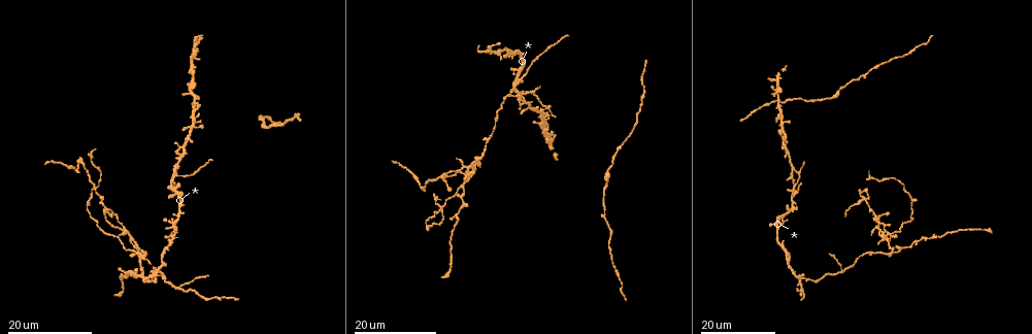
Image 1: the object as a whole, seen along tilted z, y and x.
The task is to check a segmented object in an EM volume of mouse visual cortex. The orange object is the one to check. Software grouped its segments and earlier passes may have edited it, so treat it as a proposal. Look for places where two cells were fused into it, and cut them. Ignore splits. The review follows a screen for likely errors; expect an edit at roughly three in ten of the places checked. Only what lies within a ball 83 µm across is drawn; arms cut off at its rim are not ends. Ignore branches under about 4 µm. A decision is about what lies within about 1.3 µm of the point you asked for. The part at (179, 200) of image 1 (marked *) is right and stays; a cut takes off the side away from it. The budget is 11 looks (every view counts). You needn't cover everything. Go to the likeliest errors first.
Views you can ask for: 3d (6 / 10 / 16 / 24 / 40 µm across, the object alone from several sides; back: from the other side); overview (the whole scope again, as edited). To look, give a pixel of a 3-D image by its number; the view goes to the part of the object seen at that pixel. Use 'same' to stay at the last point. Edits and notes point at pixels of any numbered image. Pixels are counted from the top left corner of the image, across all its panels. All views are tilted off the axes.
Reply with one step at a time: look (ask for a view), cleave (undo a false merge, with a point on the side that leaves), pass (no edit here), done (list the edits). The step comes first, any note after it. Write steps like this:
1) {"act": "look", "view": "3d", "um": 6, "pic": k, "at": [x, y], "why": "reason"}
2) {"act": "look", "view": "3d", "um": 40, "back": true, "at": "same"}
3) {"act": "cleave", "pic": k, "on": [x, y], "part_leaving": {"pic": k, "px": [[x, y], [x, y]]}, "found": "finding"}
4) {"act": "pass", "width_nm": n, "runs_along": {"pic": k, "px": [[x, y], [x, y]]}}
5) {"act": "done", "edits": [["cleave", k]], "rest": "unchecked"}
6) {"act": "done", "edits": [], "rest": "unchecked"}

{"act": "look", "view": "3d", "um": 24, "pic": 1, "at": [511, 94], "why": "arms part here"}

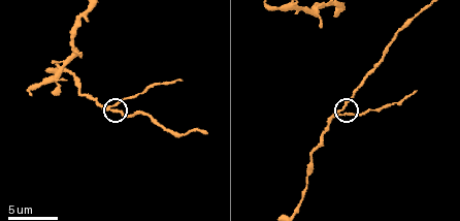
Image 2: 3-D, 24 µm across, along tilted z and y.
{"act": "look", "view": "3d", "um": 6, "pic": 2, "at": [112, 106]}

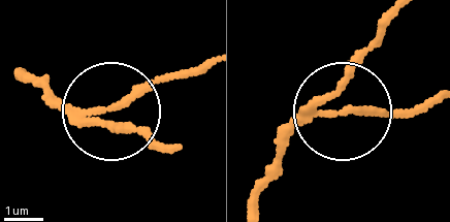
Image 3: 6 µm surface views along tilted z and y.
{"act": "cleave", "pic": 3, "on": [148, 86], "part_leaving": {"pic": 3, "px": [[95, 108], [207, 70]]}, "found": "a second cell is stuck on"}

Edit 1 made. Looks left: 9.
{"act": "look", "view": "overview"}

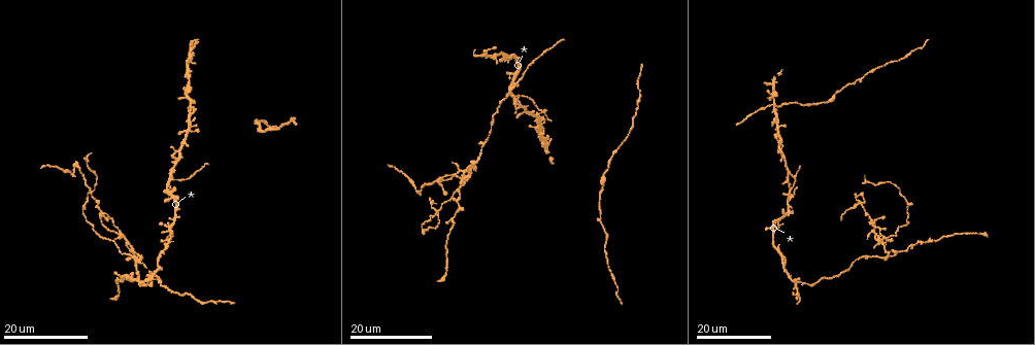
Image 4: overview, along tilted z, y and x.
{"act": "look", "view": "3d", "um": 24, "pic": 4, "at": [493, 56], "why": "four or more arms meet"}

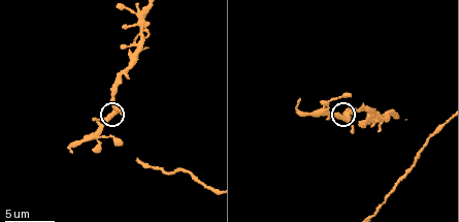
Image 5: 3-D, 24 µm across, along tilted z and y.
{"act": "look", "view": "3d", "um": 6, "pic": 5, "at": [112, 113], "why": "closer look"}

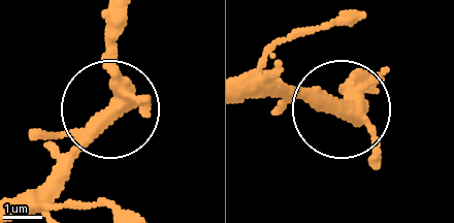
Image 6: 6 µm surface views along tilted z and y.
{"act": "look", "view": "3d", "um": 6, "back": true, "pic": 6, "at": [113, 113]}

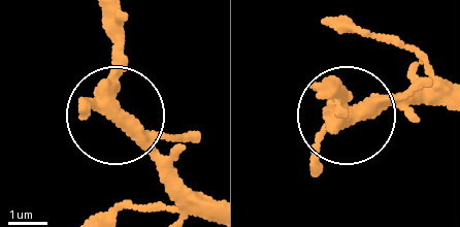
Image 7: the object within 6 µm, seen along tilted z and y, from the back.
{"act": "pass", "side_arm_um": 8, "runs_along": {"pic": 7, "px": [[103, 19], [113, 111], [204, 205]]}, "found": "continuous, no second cell"}

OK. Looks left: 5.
{"act": "look", "view": "3d", "um": 24, "pic": 4, "at": [787, 201]}

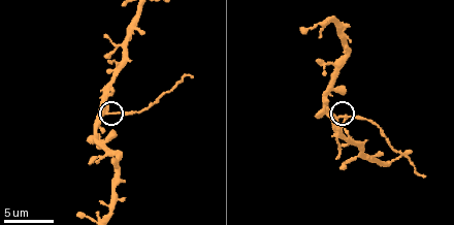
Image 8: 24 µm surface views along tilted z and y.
{"act": "look", "view": "3d", "um": 10, "pic": 8, "at": [339, 119]}

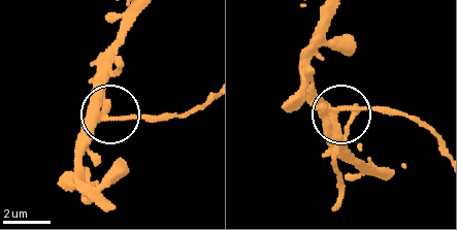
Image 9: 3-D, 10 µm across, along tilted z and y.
{"act": "look", "view": "3d", "um": 6, "pic": 9, "at": [336, 110]}

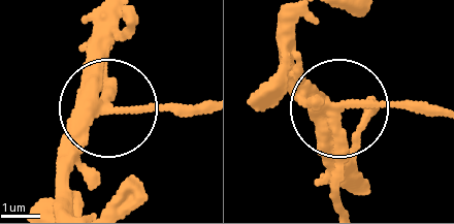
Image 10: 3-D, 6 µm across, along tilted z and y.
{"act": "cleave", "pic": 10, "on": [161, 105], "arms": 3, "part_leaving": {"pic": 10, "px": [[107, 106], [202, 108]]}, "found": "a second cell is stuck on"}

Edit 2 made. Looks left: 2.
{"act": "look", "view": "3d", "um": 24, "pic": 4, "at": [191, 127], "why": "four-way junction"}

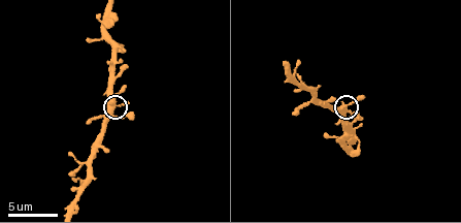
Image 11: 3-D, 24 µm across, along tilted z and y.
{"act": "look", "view": "3d", "um": 10, "pic": 11, "at": [117, 106]}

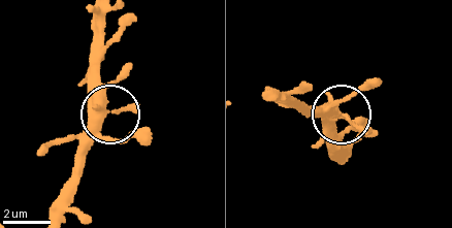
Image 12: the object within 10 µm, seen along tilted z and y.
{"act": "pass", "runs_along": {"pic": 12, "px": [[51, 210], [75, 157], [105, 117], [91, 47]]}, "found": "all the same cell"}

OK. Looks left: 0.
{"act": "done", "edits": [["cleave", 3], ["cleave", 10]], "rest": "unchecked"}

